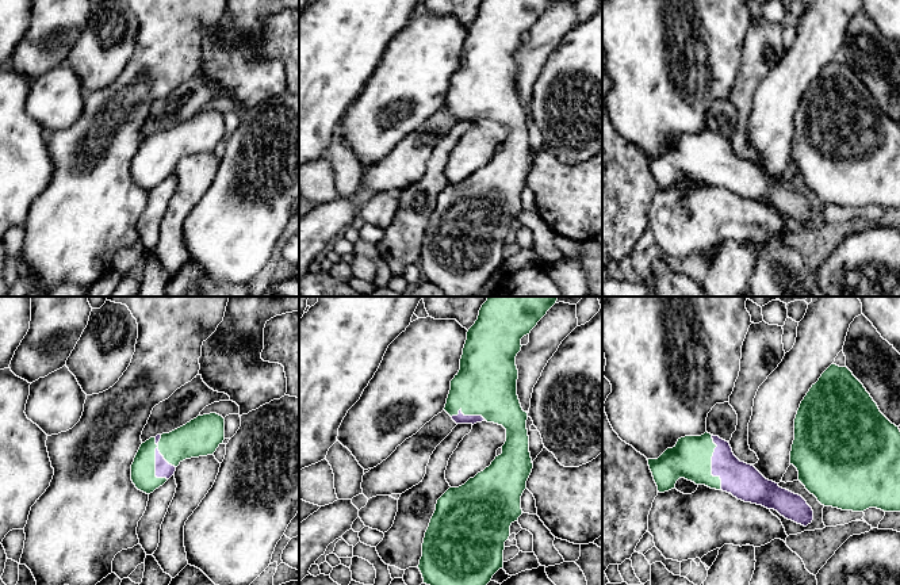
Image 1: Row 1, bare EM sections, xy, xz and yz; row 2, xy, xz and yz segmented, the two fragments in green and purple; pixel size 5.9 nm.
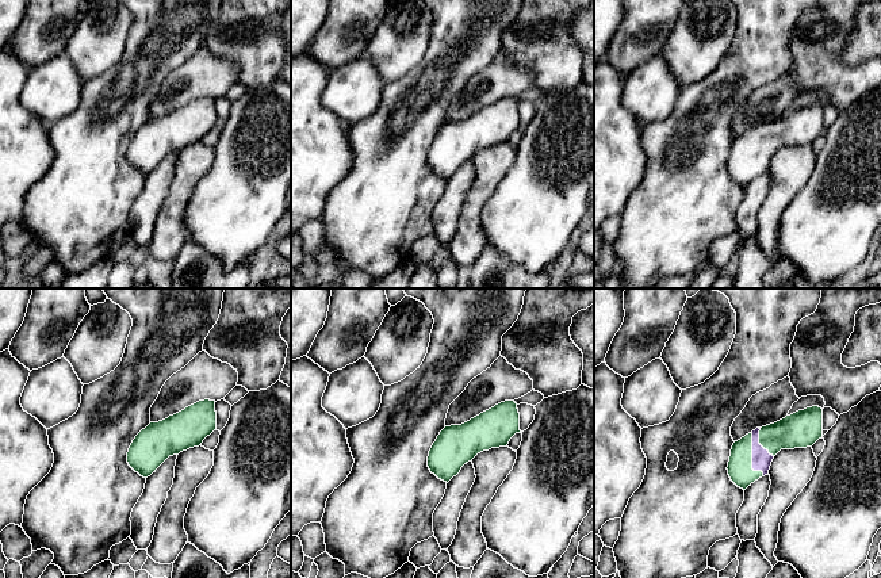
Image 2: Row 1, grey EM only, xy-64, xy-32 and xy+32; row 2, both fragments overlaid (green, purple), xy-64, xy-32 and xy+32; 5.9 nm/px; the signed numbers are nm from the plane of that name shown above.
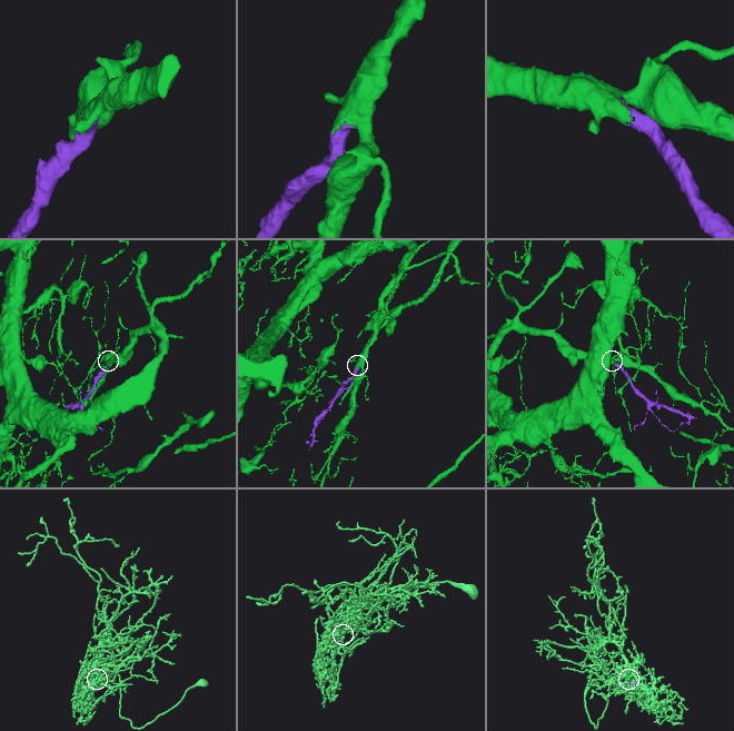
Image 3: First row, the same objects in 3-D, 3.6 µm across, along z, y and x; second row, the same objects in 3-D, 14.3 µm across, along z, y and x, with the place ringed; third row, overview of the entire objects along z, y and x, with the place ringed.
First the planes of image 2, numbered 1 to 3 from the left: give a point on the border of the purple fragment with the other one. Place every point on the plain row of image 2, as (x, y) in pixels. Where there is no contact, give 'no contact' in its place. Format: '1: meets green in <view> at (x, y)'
1: no contact
2: no contact
3: meets green in xy+32 at (751, 153)

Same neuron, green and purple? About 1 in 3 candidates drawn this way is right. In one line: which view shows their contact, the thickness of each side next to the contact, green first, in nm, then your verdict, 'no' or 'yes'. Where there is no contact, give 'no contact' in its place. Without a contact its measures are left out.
meets green in xy; 200 nm thick on the green side, 100 nm on the other; yes

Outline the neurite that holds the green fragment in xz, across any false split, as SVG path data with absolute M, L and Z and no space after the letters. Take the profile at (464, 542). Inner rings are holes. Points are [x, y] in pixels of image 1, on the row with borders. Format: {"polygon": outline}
{"polygon": "M489 297L478 320L467 332L460 370L451 381L444 410L456 424L482 421L502 425L506 441L489 467L459 488L449 488L436 504L422 543L418 569L426 585L487 585L503 567L505 542L510 525L522 515L521 496L533 463L526 429L528 413L517 395L516 356L521 339L556 303L558 297Z"}

